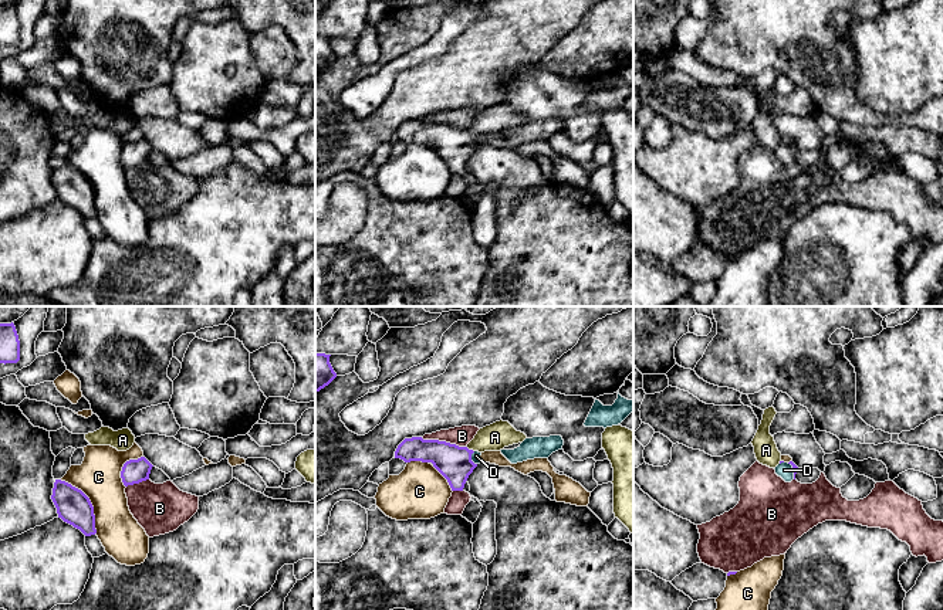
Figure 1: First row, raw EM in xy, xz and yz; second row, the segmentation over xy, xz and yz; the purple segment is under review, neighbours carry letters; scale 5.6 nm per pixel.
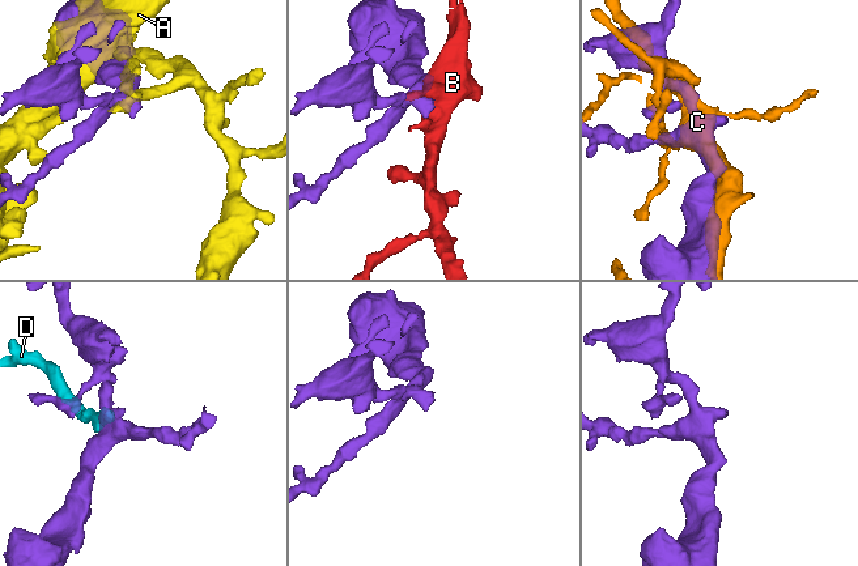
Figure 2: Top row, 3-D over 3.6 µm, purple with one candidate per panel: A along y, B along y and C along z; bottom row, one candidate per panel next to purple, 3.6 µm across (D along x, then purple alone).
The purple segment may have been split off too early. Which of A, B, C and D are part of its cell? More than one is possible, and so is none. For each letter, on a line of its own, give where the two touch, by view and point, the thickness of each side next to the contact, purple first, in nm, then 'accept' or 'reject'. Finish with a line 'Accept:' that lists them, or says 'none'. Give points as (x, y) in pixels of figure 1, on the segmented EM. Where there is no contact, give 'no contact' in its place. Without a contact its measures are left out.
A: meets purple in xz at (470, 450); 190 nm thick on the purple side, 160 nm on the other; reject
B: meets purple in xz at (443, 441); 190 nm thick on the purple side, 110 nm on the other; reject
C: meets purple in xy at (90, 502); 190 nm thick on the purple side, 240 nm on the other; reject
D: meets purple in yz at (794, 470); 30 nm thick on the purple side, 90 nm on the other; accept
Accept: D

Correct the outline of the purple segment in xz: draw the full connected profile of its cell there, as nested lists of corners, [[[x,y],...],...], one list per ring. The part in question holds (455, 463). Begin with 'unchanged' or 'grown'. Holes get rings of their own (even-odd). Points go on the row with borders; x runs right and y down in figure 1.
grown | [[[422,437],[405,438],[395,451],[395,458],[405,462],[432,462],[447,479],[452,491],[463,491],[469,475],[481,462],[480,455],[481,453],[467,447]]]

